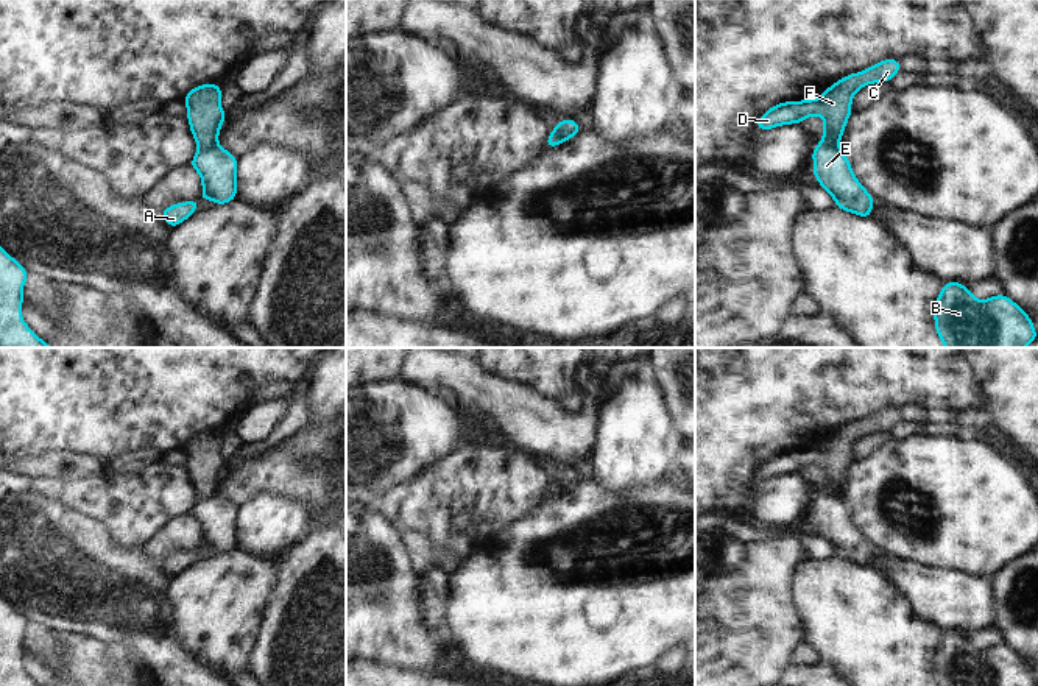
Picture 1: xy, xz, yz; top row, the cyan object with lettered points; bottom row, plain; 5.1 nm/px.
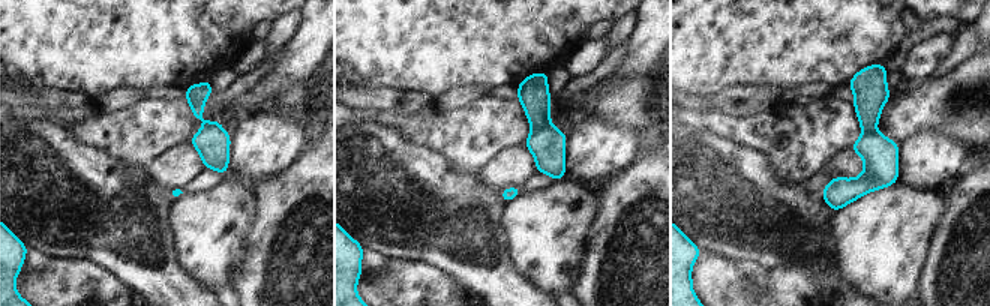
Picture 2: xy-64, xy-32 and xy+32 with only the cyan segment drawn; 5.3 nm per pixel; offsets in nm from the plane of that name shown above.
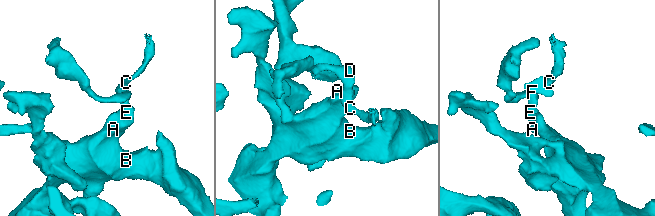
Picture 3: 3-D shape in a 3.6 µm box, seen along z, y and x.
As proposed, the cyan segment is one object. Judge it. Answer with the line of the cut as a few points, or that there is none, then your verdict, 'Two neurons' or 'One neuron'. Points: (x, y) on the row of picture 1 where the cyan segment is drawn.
Split along xy (215, 142), (200, 152). Two neurons

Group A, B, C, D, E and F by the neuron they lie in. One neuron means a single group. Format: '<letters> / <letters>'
A B E / C D F

